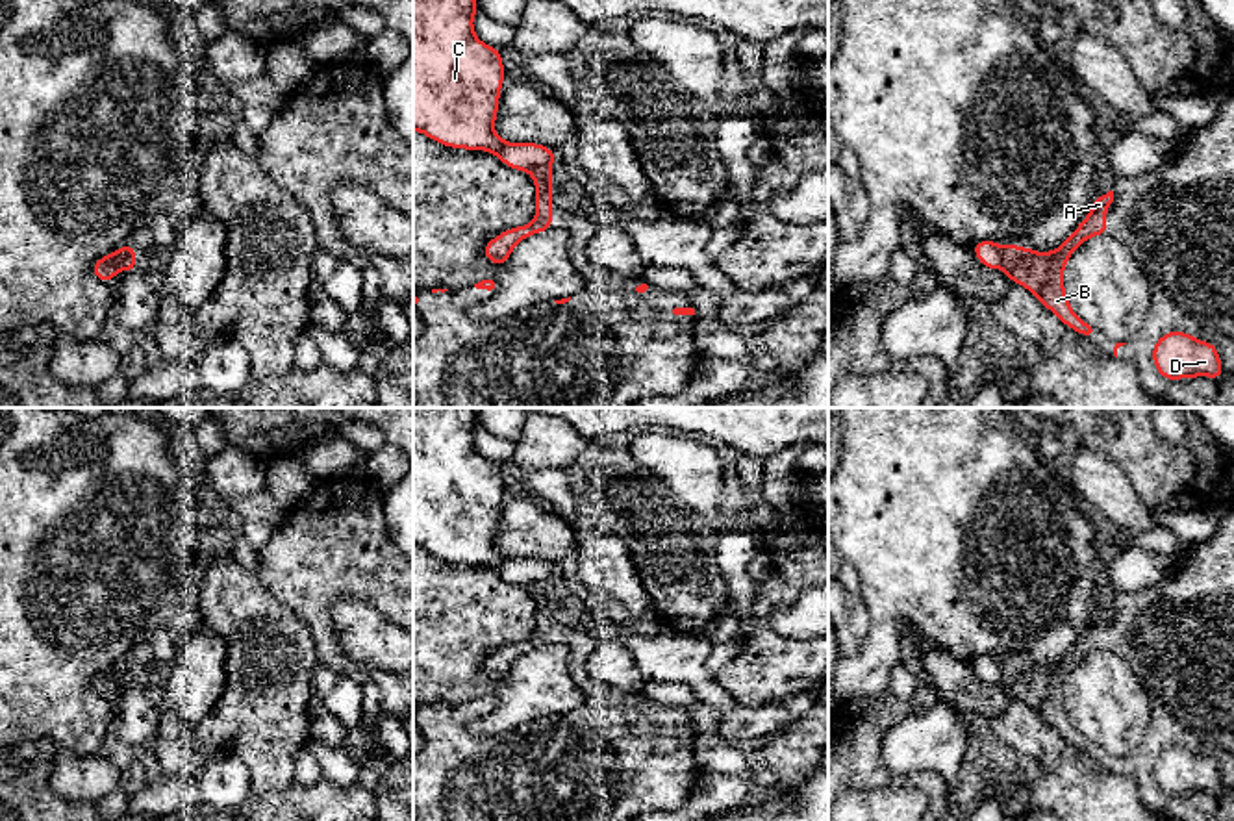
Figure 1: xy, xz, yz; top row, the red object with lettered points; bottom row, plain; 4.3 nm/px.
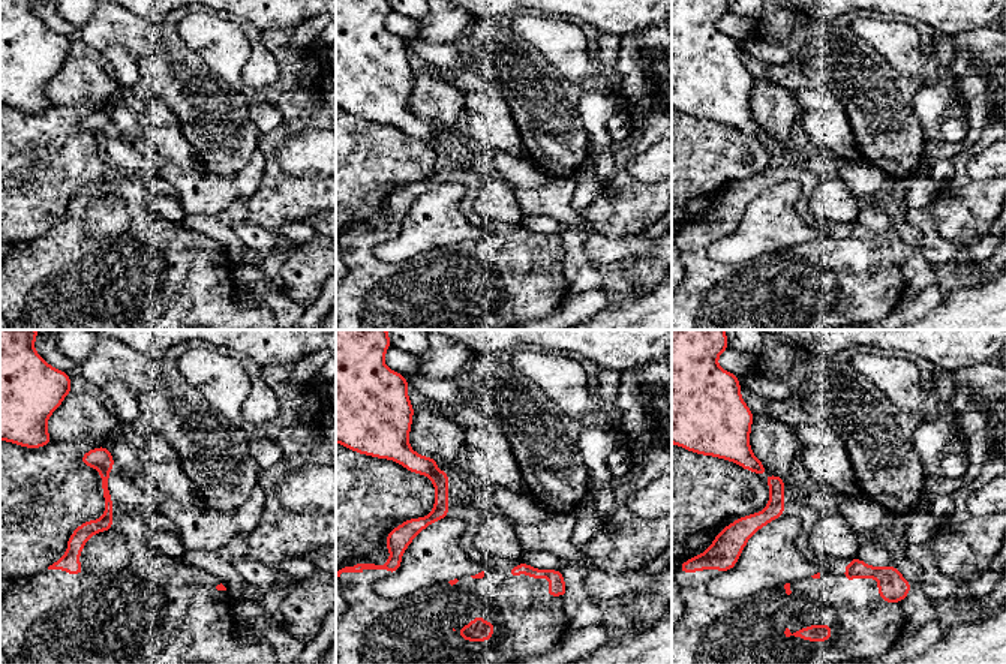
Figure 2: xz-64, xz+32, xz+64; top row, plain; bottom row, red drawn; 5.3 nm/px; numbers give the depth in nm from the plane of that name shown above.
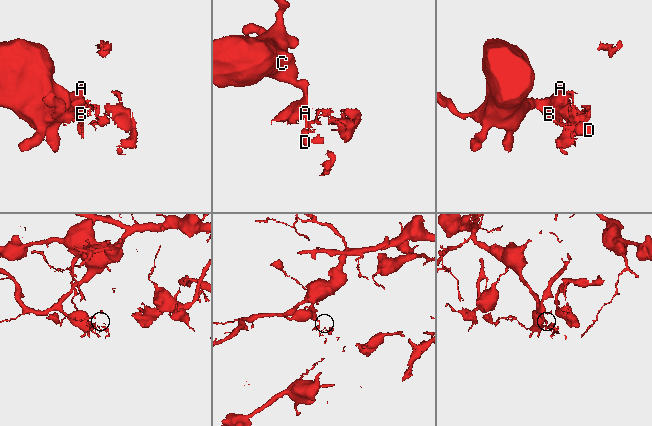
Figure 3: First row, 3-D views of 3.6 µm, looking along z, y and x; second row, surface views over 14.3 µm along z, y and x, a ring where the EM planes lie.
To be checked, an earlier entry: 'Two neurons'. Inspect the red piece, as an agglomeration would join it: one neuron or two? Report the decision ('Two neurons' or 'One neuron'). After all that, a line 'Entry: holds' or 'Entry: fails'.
Two neurons
Entry: holds

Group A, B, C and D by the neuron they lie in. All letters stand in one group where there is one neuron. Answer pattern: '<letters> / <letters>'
A B D / C

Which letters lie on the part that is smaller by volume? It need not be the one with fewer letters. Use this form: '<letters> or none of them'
A, B, D

